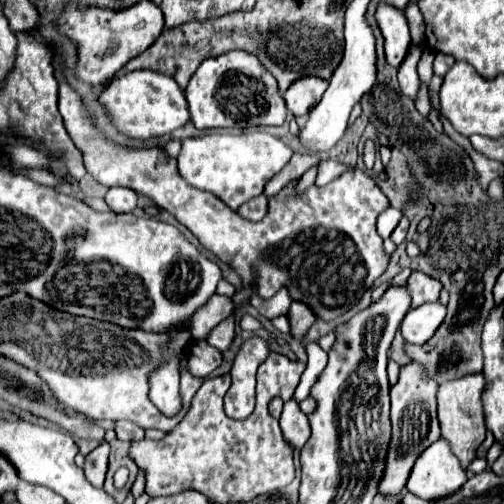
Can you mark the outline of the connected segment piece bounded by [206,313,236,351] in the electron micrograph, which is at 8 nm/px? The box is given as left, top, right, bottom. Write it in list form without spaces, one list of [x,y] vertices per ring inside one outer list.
[[[232,313],[228,319],[224,319],[222,323],[218,323],[206,337],[206,343],[216,347],[216,349],[222,349],[226,351],[228,345],[232,343],[234,339],[234,321],[236,321],[236,315]]]

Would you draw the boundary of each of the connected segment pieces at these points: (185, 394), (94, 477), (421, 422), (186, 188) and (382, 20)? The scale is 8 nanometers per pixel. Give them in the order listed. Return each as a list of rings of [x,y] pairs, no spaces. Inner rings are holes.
[[[182,353],[182,371],[180,371],[180,397],[184,401],[184,409],[190,407],[190,399],[192,395],[196,393],[196,389],[202,385],[202,379],[196,379],[196,377],[190,377],[184,369],[186,365],[186,353]]]
[[[102,443],[100,447],[96,447],[84,463],[84,473],[86,479],[94,485],[94,487],[102,487],[104,485],[104,477],[108,471],[108,453],[110,453],[110,445]]]
[[[408,363],[400,369],[398,383],[390,389],[390,419],[392,419],[392,439],[386,453],[384,475],[378,483],[378,493],[384,497],[398,497],[406,487],[408,475],[416,459],[426,451],[436,439],[440,439],[440,427],[436,419],[436,383],[424,375],[424,369],[418,363]]]
[[[56,69],[54,75],[60,85],[58,111],[64,117],[68,135],[84,155],[88,173],[106,187],[130,187],[150,197],[158,207],[174,213],[198,237],[204,249],[228,263],[242,279],[242,289],[232,295],[234,311],[248,303],[252,295],[268,299],[286,287],[290,297],[308,305],[318,319],[332,321],[352,309],[364,291],[386,271],[390,255],[384,253],[382,237],[376,233],[376,217],[388,207],[388,199],[376,181],[360,169],[340,175],[326,187],[310,185],[304,191],[298,191],[300,179],[294,179],[280,193],[268,197],[266,217],[252,223],[242,219],[216,195],[188,185],[178,175],[176,159],[168,157],[160,147],[122,149],[106,141],[92,125],[88,111],[68,87],[62,73]],[[252,267],[256,267],[254,283]]]
[[[380,3],[376,7],[374,19],[378,23],[378,29],[380,29],[382,37],[384,37],[386,61],[392,67],[398,67],[402,63],[404,55],[408,53],[408,47],[410,47],[410,31],[408,31],[406,17],[396,7]]]

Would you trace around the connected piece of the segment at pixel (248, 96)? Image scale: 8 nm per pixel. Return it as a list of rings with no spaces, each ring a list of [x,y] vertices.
[[[230,51],[202,61],[186,87],[186,101],[196,129],[212,127],[256,127],[256,125],[282,125],[288,109],[278,91],[272,73],[250,53]]]

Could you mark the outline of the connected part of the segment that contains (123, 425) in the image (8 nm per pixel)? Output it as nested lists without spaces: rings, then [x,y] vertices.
[[[116,421],[114,431],[116,431],[118,439],[124,439],[124,441],[138,441],[138,439],[144,437],[142,427],[136,427],[136,425],[130,423],[130,421]]]

